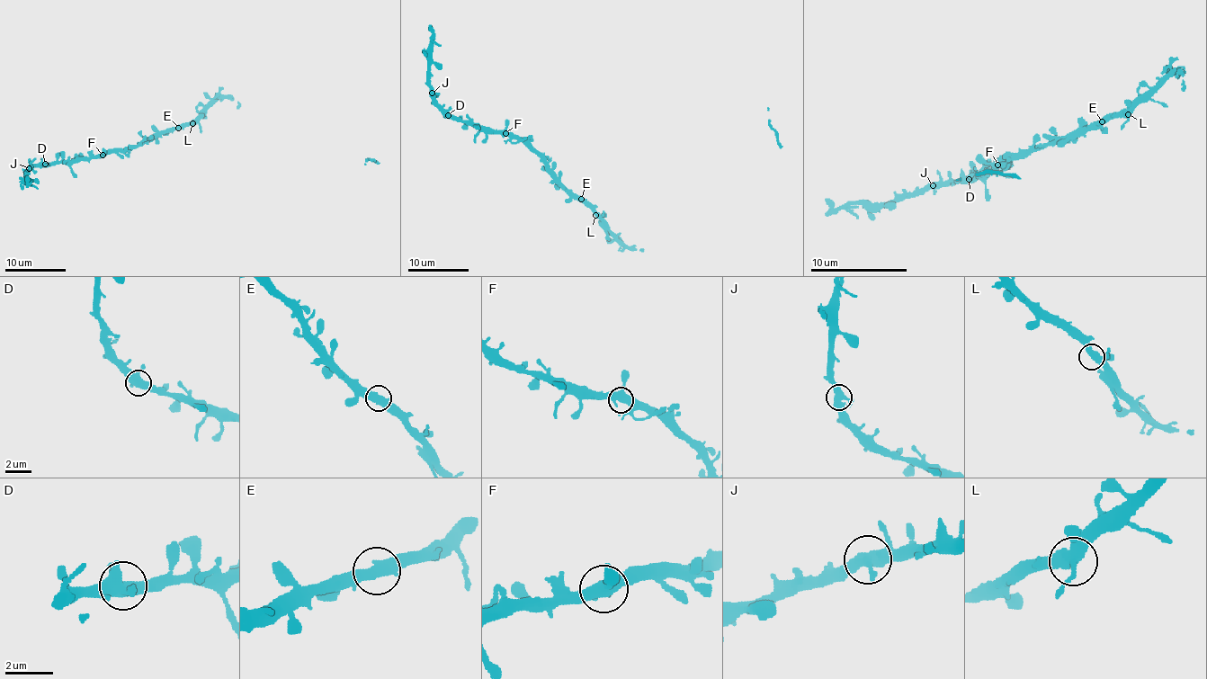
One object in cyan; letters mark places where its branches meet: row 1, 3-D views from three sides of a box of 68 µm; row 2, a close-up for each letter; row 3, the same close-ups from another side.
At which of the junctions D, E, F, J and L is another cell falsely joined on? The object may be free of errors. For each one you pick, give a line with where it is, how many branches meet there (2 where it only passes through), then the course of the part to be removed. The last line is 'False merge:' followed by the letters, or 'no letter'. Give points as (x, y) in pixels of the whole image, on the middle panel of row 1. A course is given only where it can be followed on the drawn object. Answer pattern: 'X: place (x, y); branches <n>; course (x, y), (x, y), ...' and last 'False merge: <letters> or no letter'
False merge: no letter

